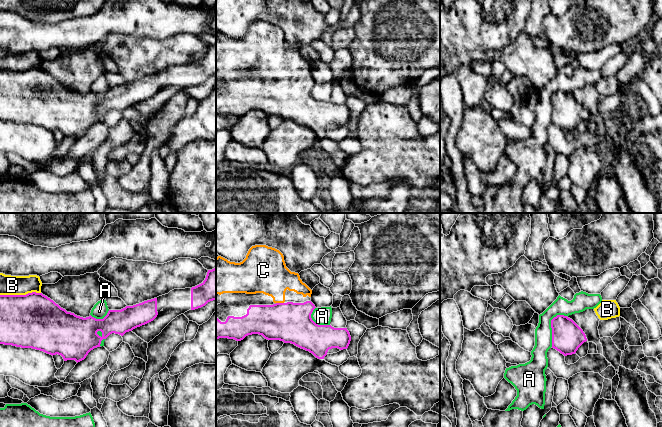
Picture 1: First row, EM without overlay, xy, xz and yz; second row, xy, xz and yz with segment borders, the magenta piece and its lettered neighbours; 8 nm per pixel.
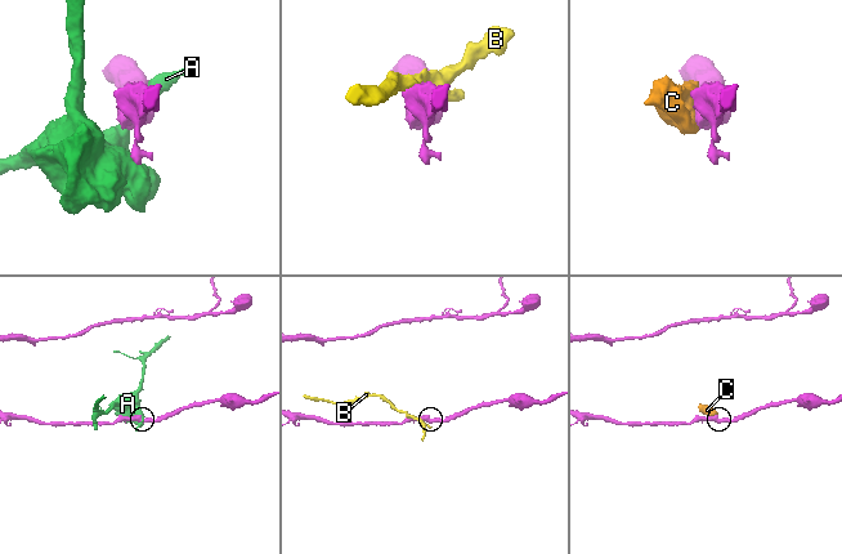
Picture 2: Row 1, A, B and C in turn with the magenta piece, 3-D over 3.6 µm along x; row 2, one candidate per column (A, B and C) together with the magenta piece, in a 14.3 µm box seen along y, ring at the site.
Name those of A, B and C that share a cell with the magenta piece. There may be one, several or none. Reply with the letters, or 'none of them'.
C

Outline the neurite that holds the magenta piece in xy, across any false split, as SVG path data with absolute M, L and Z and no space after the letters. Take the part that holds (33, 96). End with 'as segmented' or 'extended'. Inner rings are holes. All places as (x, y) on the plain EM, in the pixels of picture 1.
M42 69L26 71L0 71L0 120L32 124L50 131L61 131L64 137L84 136L101 117L110 110L123 112L126 108L153 97L158 91L157 74L126 82L121 86L109 86L103 95L91 91L83 94L67 88Z; as segmented

